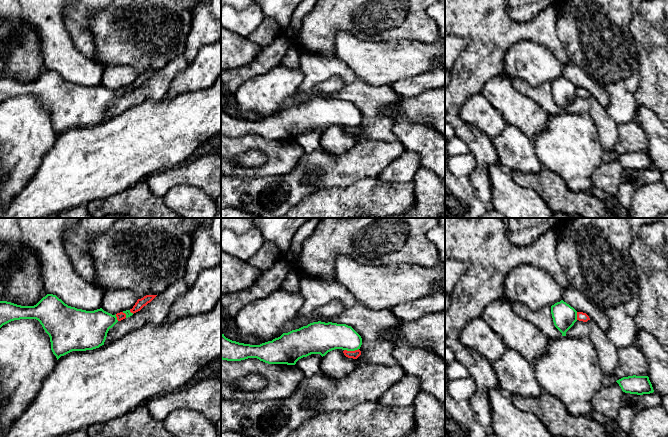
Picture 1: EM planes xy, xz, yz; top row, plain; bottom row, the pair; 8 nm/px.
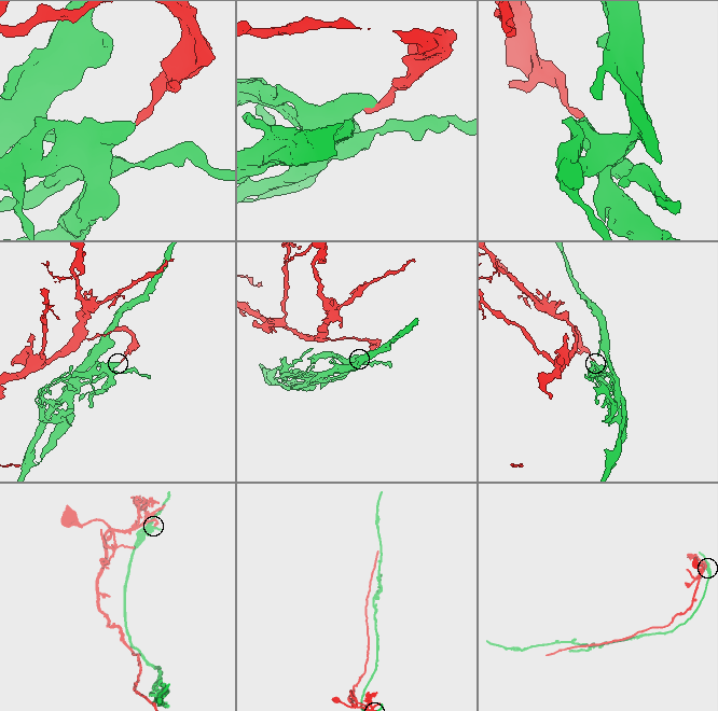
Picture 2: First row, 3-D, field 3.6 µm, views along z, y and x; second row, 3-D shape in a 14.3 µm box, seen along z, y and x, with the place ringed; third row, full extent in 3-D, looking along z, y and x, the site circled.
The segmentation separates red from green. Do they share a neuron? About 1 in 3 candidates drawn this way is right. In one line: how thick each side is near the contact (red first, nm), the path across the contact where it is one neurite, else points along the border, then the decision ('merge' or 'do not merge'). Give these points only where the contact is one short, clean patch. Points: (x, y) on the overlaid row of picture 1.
70/240 nm | along xz (358, 348), (344, 350) | do not merge

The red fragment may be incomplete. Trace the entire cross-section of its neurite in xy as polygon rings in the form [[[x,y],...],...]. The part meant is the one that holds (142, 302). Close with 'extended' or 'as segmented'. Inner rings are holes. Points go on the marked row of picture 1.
[[[146,295],[141,299],[138,299],[132,309],[130,309],[131,313],[136,313],[140,311],[144,306],[150,303],[157,295]]]; as segmented

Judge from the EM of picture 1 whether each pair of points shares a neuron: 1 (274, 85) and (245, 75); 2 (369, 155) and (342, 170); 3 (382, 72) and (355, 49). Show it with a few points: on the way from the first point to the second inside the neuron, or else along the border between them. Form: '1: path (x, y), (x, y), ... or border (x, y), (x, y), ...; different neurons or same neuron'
1: border (273, 66), (267, 71), (246, 80), (235, 93); different neurons
2: path (362, 161), (349, 168); same neuron
3: path (375, 65), (362, 56); same neuron

